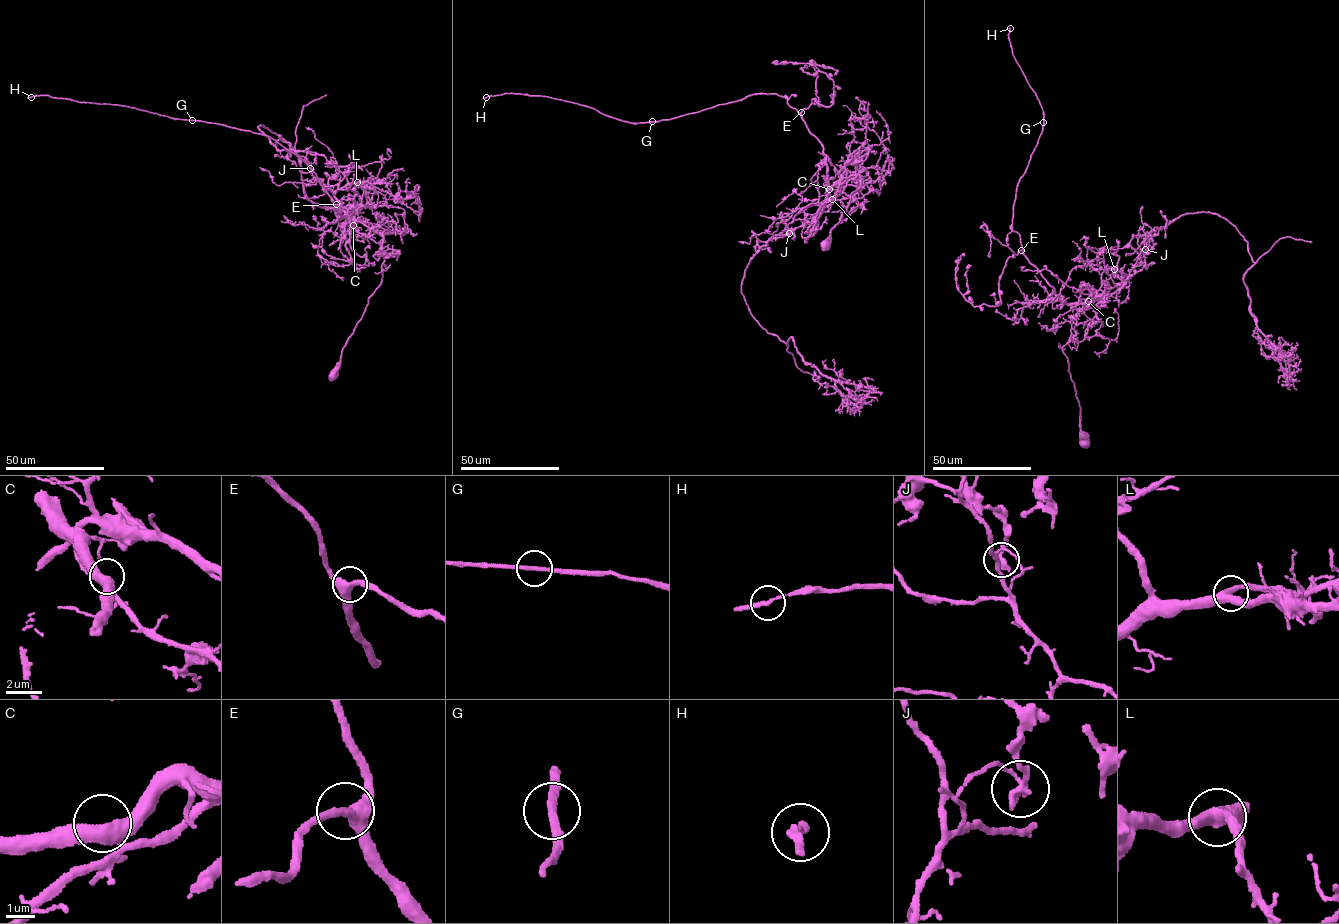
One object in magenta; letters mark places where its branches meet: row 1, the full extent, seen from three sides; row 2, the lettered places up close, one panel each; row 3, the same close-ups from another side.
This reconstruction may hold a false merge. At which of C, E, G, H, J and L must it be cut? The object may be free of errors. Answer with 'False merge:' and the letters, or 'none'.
False merge: J

